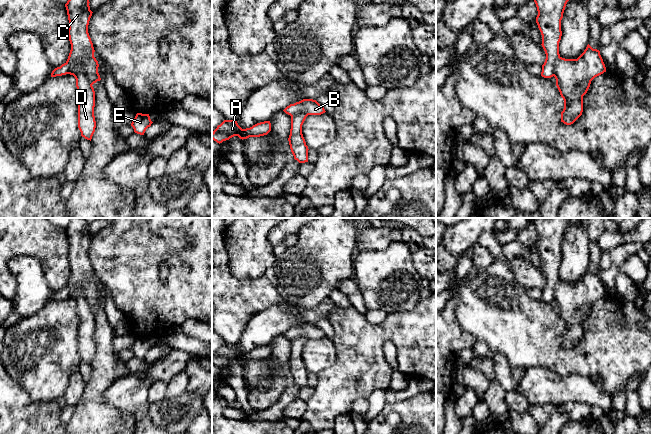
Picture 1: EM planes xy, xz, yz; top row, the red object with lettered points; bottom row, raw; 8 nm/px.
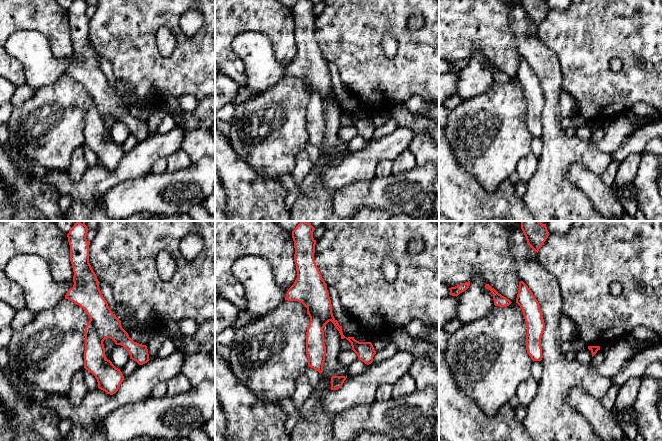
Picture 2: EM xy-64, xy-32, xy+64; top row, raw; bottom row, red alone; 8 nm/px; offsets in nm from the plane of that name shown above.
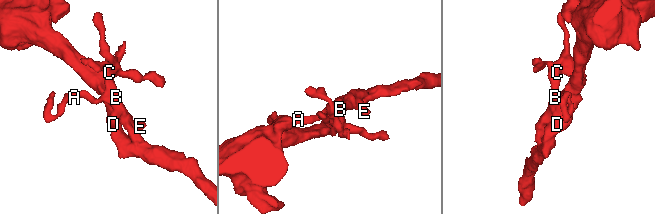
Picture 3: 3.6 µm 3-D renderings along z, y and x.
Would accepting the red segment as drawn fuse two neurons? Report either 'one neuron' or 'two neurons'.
two neurons

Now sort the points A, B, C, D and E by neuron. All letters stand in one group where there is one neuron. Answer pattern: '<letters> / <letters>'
A B C E / D

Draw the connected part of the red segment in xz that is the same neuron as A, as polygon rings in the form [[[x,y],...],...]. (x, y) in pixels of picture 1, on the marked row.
[[[224,120],[212,132],[212,139],[220,144],[234,136],[238,136],[243,140],[249,137],[260,137],[267,135],[270,131],[270,121],[260,122],[250,128],[242,129],[236,120]]]

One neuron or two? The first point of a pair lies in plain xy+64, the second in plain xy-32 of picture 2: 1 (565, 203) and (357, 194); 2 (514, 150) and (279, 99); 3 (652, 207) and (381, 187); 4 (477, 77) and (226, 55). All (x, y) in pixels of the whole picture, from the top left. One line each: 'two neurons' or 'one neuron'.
1: two neurons
2: one neuron
3: two neurons
4: two neurons

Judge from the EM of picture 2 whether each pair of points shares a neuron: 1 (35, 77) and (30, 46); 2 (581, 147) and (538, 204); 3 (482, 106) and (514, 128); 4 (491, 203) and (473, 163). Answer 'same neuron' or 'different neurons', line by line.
1: same neuron
2: same neuron
3: same neuron
4: different neurons

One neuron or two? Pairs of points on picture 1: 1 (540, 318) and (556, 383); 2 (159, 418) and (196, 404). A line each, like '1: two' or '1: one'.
1: two
2: one

